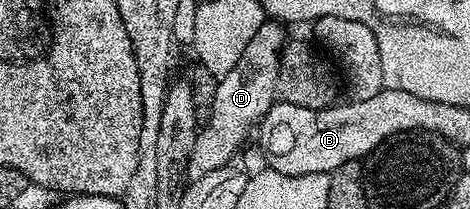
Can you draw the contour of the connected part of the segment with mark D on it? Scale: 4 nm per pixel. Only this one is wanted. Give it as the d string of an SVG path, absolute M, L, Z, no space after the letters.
M267 23L255 33L255 39L247 45L247 51L231 73L225 74L217 83L213 106L208 110L209 122L200 126L195 147L191 151L189 171L190 182L197 182L217 168L230 164L249 137L253 128L258 128L262 119L278 100L277 80L281 70L281 54L287 44L282 26Z

